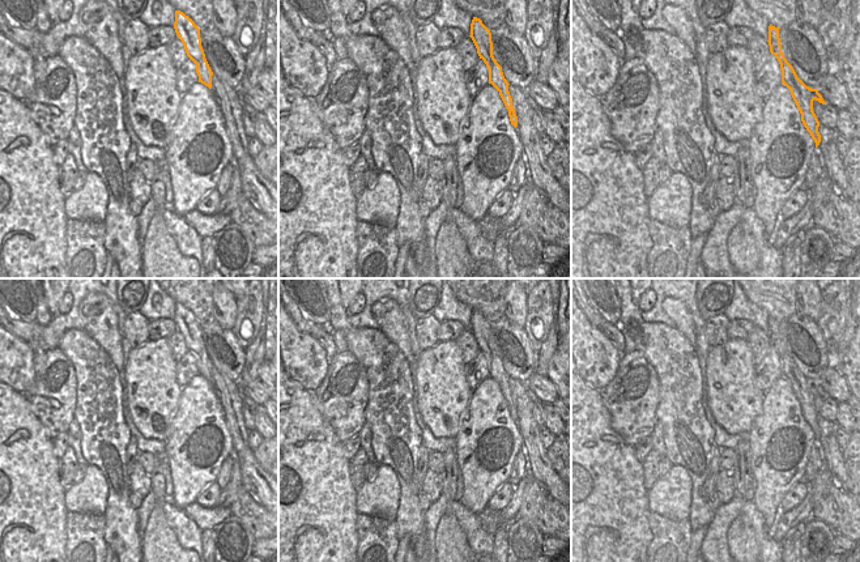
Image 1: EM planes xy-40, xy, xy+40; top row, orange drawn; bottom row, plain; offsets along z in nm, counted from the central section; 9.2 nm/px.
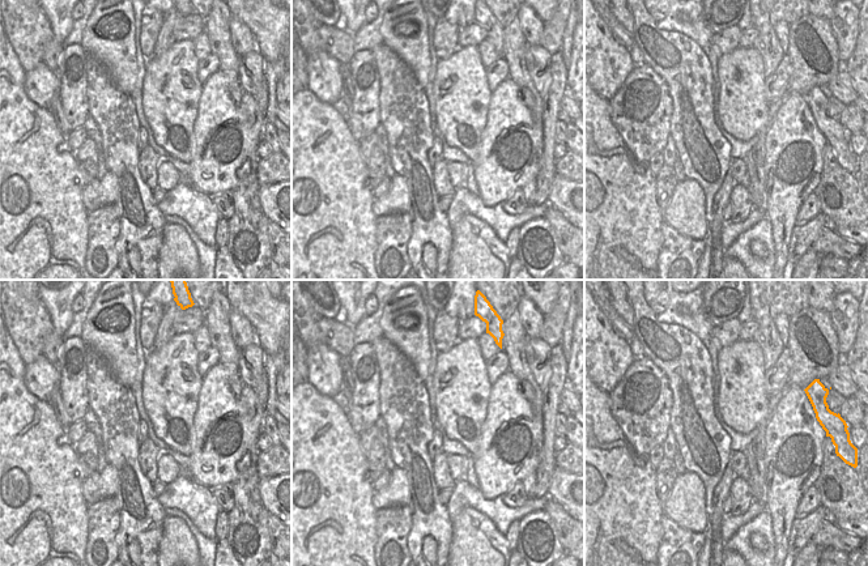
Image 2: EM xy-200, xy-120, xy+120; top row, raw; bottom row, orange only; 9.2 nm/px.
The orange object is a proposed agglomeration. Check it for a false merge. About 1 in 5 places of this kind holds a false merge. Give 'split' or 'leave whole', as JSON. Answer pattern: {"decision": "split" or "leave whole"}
{"decision": "leave whole"}

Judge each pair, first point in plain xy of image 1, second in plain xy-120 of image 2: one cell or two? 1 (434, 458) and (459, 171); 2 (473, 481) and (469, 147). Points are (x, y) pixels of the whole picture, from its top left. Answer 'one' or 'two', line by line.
1: one
2: two

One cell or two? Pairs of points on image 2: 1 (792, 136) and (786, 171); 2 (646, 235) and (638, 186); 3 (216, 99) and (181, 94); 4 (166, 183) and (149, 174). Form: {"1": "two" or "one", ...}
{"1": "one", "2": "one", "3": "two", "4": "two"}

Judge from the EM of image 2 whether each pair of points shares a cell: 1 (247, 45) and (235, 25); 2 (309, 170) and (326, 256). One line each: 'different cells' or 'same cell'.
1: same cell
2: same cell

